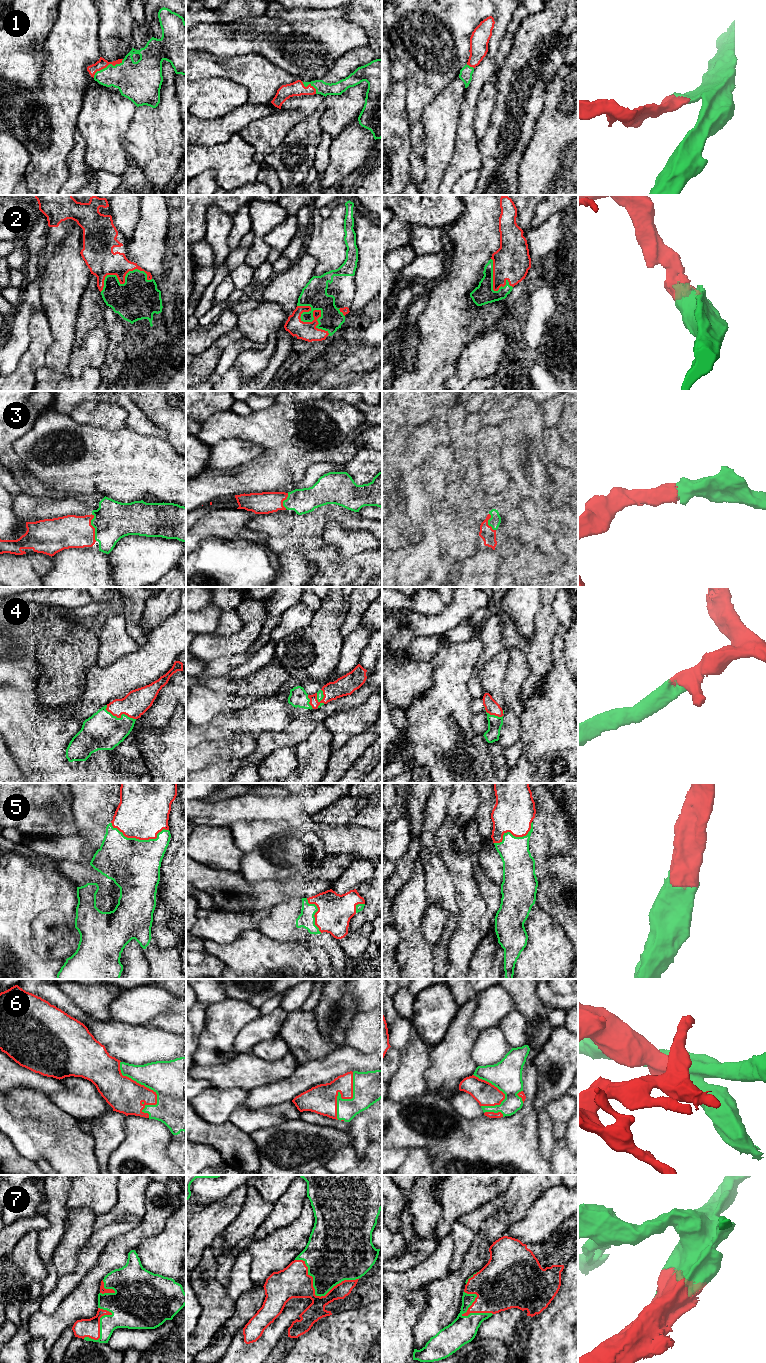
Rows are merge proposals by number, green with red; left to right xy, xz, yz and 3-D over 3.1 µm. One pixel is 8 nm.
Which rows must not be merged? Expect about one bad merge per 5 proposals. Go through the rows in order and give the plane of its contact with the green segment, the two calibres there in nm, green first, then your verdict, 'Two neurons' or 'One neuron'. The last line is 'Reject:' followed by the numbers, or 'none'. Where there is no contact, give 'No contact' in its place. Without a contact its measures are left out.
1: Touches green in xy. Thickness 300 nm (green) against 80 nm. One neuron
2: Touches green in xz. Thickness 200 nm (green) against 150 nm. One neuron
3: Touches green in xy. Thickness 320 nm (green) against 260 nm. One neuron
4: Touches green in xy. Thickness 300 nm (green) against 200 nm. One neuron
5: Touches green in xy. Thickness 420 nm (green) against 420 nm. One neuron
6: Touches green in xy. Thickness 420 nm (green) against 280 nm. One neuron
7: Touches green in xz. Thickness 300 nm (green) against 260 nm. One neuron
Reject: none

